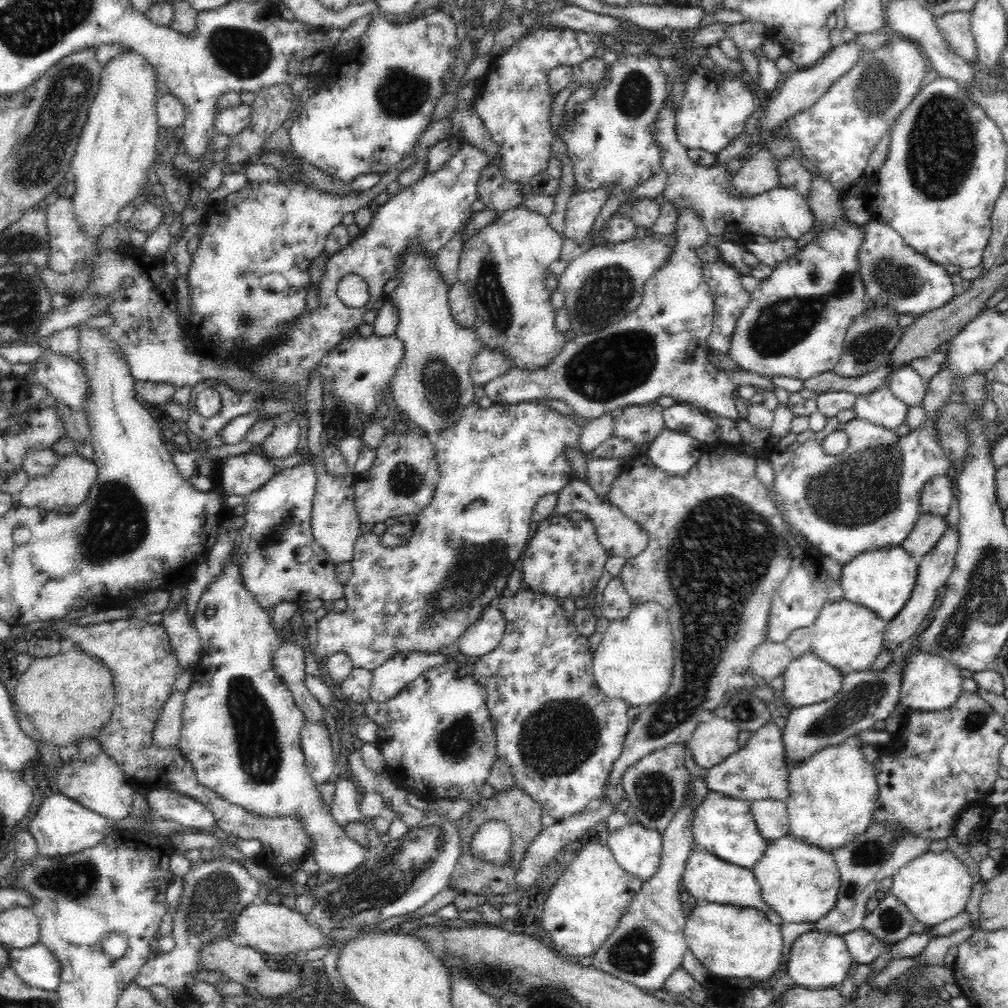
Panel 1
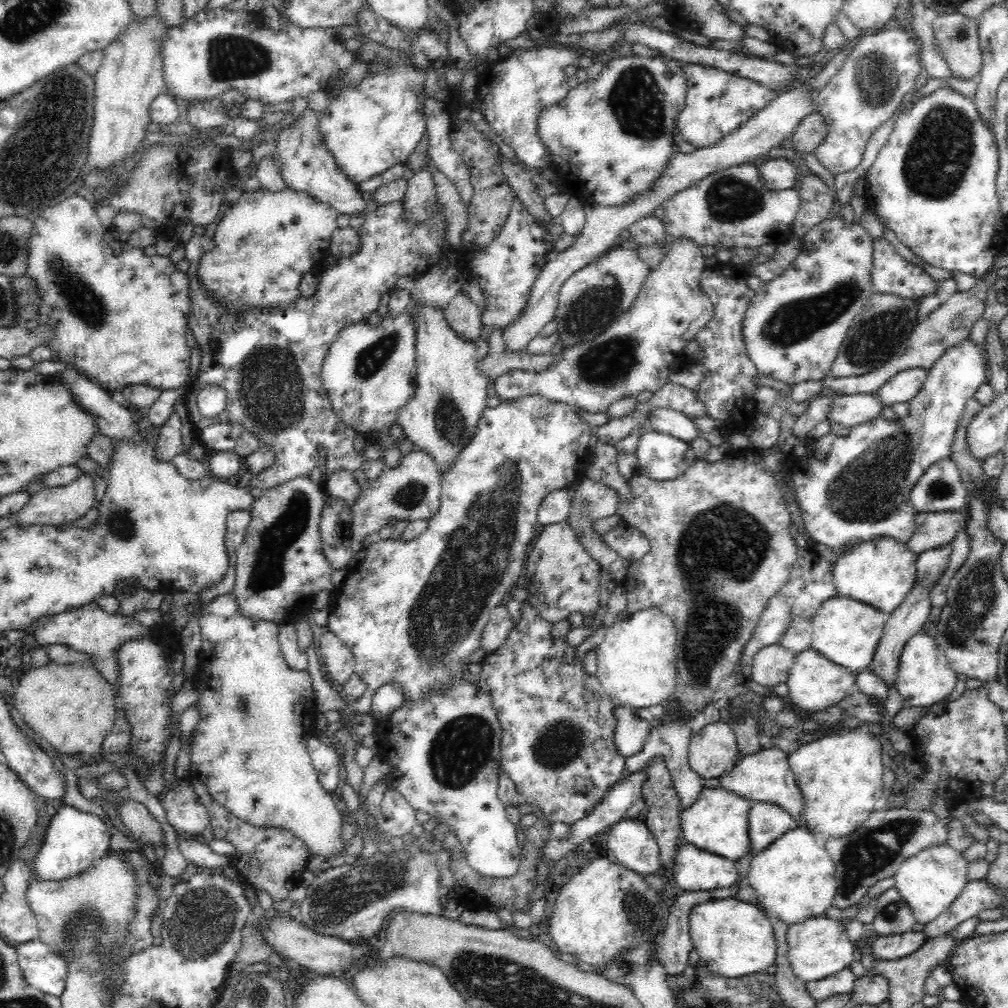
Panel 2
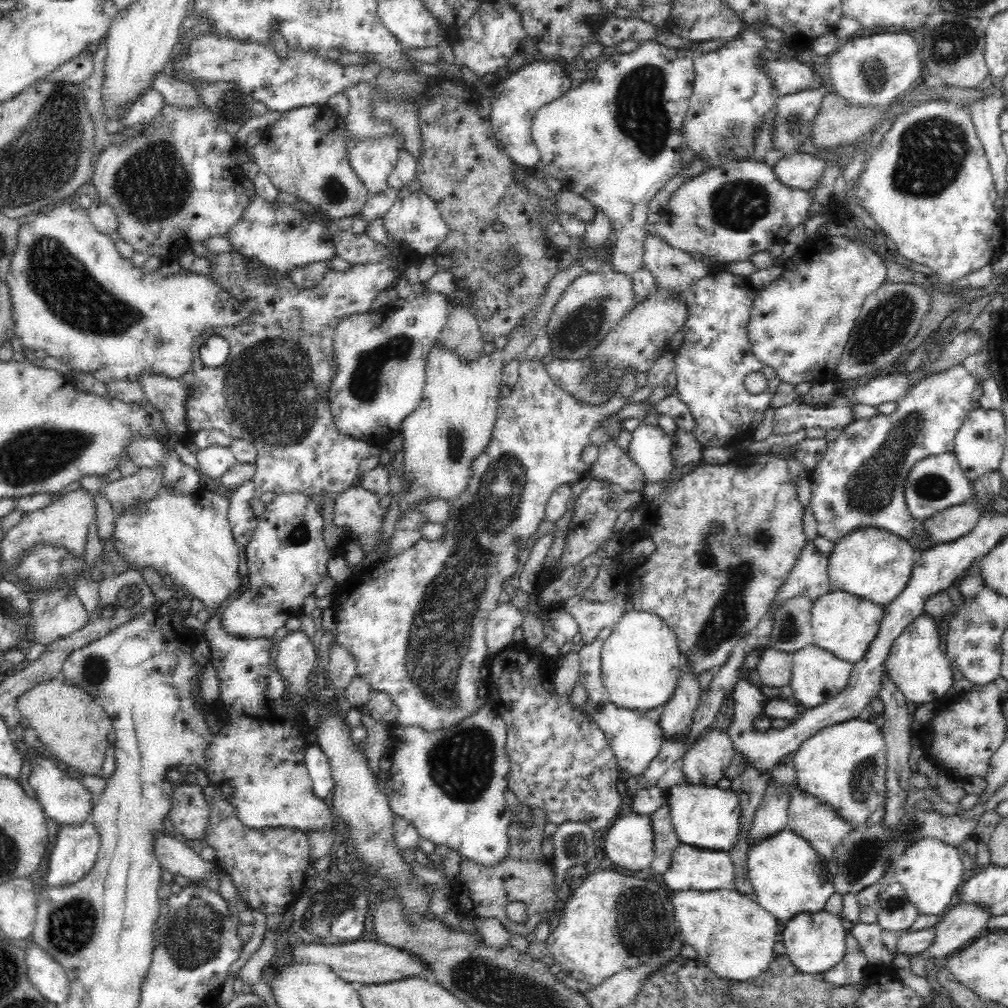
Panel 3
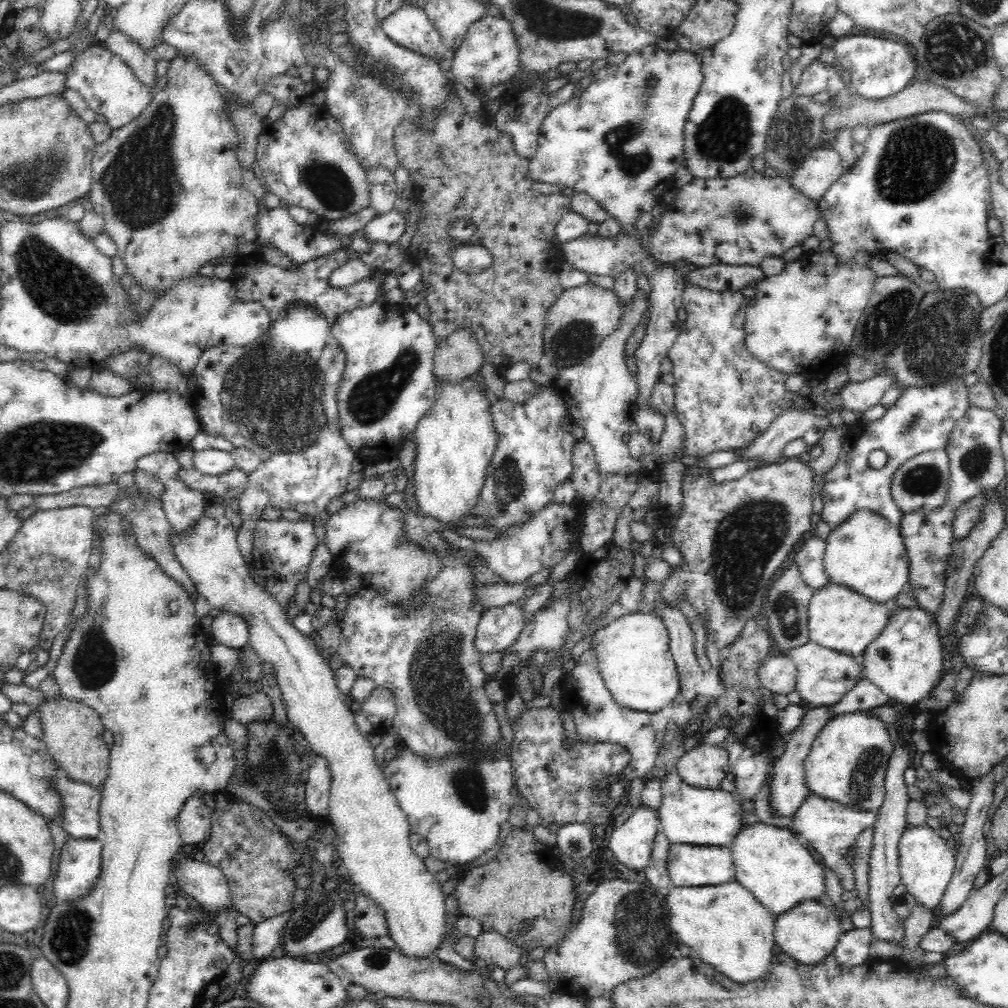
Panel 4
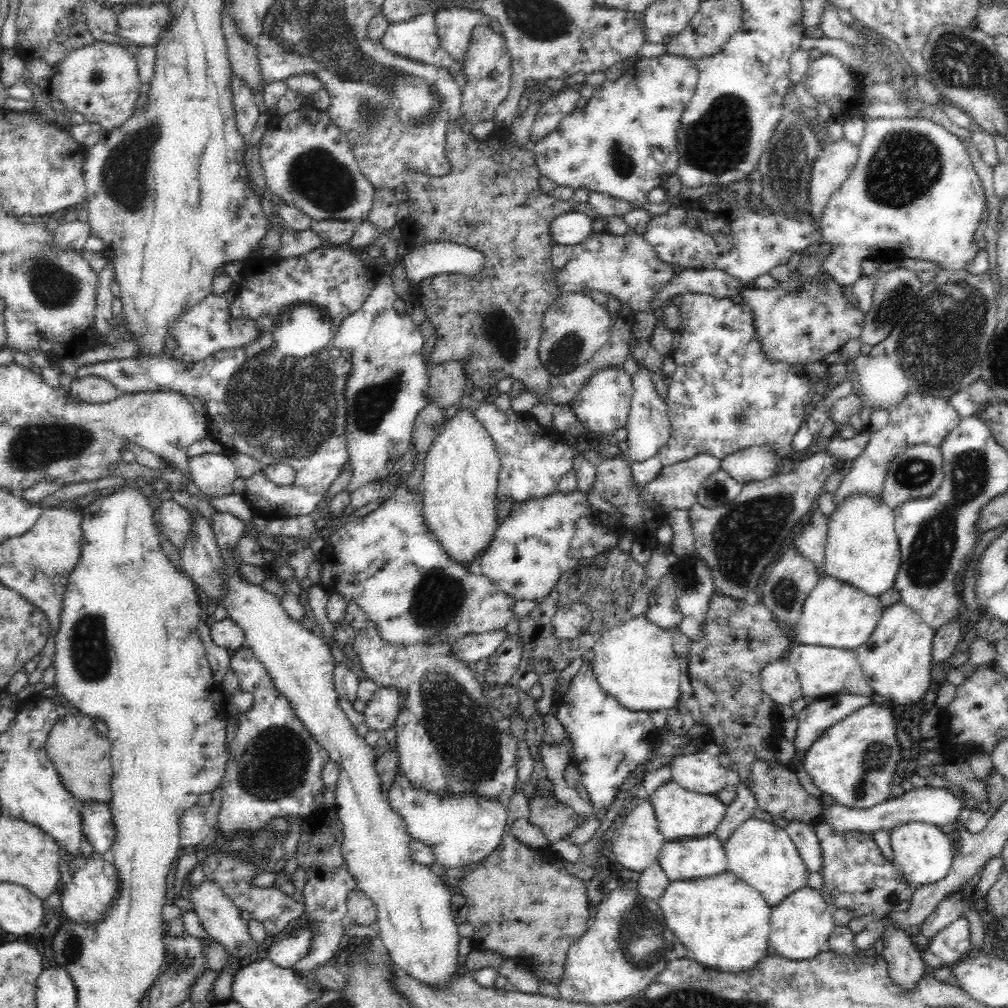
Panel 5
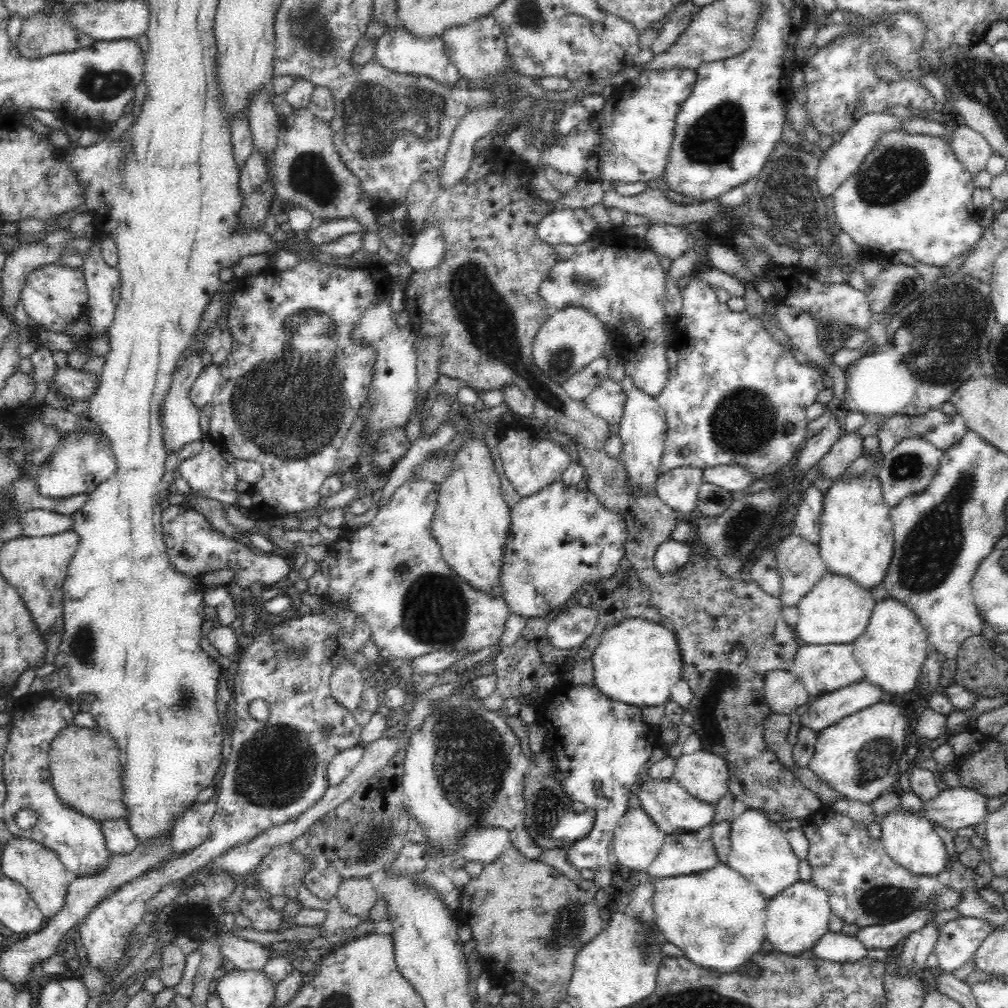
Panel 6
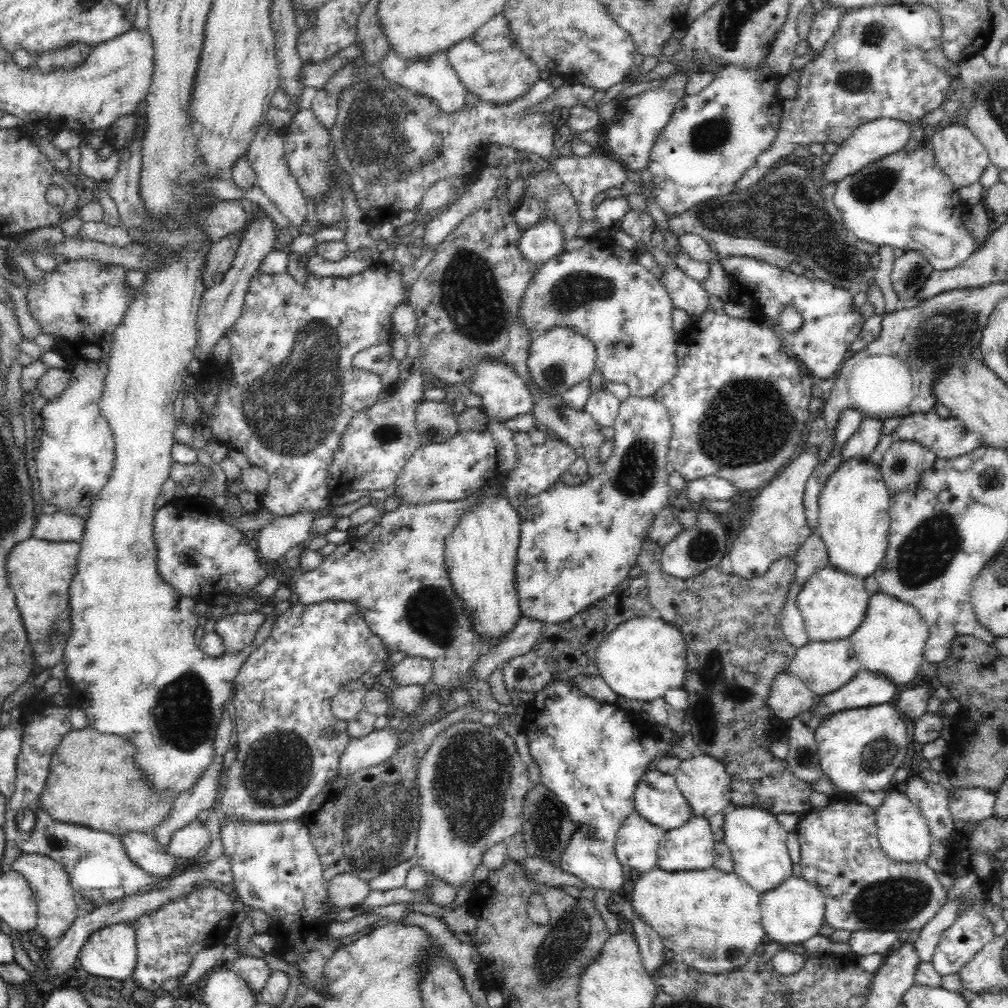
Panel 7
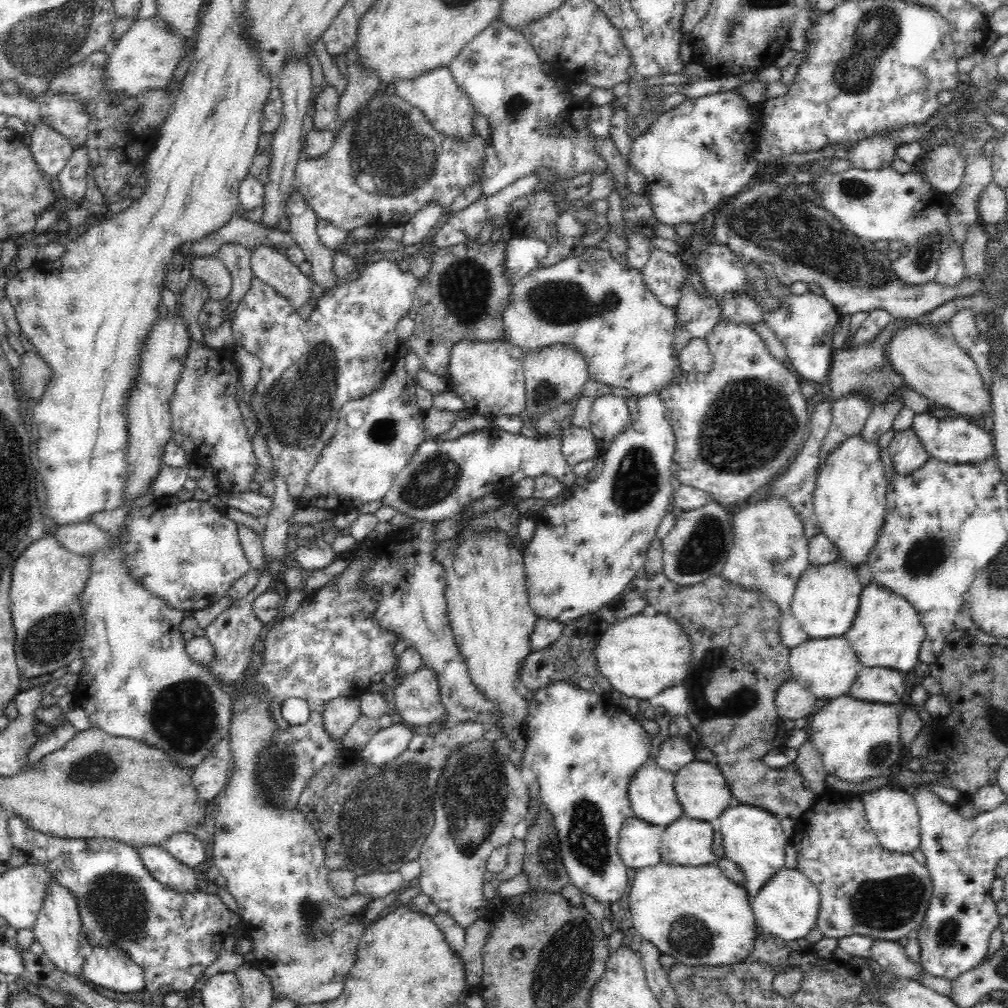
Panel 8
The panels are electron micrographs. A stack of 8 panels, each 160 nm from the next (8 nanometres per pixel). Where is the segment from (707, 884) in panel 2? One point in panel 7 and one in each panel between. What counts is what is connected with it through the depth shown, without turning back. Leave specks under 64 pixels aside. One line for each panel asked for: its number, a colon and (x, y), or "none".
3: (692, 868)
4: (688, 865)
5: (687, 858)
6: (691, 852)
7: (691, 846)

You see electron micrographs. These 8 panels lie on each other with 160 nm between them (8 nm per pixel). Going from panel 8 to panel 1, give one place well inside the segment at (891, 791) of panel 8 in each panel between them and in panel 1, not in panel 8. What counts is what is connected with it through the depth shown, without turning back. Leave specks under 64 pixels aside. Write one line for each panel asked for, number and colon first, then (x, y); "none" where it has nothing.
1: (936, 886)
2: (929, 881)
3: (930, 871)
4: (926, 864)
5: (923, 852)
6: (909, 839)
7: (902, 832)

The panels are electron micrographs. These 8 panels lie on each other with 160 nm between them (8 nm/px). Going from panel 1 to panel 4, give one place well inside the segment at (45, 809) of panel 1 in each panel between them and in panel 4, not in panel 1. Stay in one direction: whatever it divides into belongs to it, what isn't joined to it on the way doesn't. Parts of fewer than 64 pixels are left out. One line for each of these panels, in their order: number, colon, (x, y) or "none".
2: (75, 840)
3: (76, 849)
4: (80, 865)

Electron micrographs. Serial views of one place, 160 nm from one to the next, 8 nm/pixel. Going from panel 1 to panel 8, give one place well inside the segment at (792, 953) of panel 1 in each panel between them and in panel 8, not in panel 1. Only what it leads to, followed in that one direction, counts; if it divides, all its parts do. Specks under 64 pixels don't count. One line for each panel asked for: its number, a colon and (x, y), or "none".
2: (818, 946)
3: (814, 941)
4: (808, 932)
5: (800, 925)
6: (797, 916)
7: (791, 913)
8: (787, 906)

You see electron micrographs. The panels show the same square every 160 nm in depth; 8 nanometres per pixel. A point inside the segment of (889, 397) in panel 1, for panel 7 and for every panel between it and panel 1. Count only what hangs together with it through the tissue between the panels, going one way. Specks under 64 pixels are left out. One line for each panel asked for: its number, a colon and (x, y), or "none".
2: (849, 410)
3: (789, 418)
4: (766, 449)
5: (754, 464)
6: (730, 478)
7: (710, 488)

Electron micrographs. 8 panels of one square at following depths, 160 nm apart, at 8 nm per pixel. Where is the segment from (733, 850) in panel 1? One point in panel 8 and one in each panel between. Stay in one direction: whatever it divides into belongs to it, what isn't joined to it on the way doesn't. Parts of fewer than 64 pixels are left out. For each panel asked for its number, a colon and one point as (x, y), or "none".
2: (717, 821)
3: (706, 817)
4: (690, 815)
5: (680, 813)
6: (670, 806)
7: (657, 798)
8: (651, 794)

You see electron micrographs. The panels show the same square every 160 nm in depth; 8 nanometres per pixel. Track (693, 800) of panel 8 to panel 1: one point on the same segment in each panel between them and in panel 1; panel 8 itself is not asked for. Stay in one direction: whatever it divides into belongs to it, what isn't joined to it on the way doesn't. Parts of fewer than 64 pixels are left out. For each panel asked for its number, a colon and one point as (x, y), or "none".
1: (712, 742)
2: (713, 749)
3: (705, 764)
4: (704, 766)
5: (705, 772)
6: (704, 775)
7: (704, 782)

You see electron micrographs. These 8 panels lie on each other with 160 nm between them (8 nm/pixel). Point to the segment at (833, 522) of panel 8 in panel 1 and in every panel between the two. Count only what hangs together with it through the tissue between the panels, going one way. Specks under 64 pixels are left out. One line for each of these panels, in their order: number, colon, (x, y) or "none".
1: (882, 580)
2: (881, 572)
3: (869, 563)
4: (866, 553)
5: (862, 549)
6: (856, 533)
7: (853, 507)

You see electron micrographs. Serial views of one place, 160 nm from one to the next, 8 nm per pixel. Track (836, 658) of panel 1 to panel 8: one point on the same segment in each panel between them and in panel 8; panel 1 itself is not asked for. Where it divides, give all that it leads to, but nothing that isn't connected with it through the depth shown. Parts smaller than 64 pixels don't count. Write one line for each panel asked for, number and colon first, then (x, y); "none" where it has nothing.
2: (847, 632)
3: (844, 624)
4: (838, 618)
5: (836, 614)
6: (836, 610)
7: (832, 602)
8: (826, 598)

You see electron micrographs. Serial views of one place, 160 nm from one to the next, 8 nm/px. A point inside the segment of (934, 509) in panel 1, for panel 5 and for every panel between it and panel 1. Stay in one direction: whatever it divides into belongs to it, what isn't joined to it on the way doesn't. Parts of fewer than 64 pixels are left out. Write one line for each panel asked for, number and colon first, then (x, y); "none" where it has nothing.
2: (940, 489)
3: (933, 484)
4: (921, 482)
5: (916, 473)

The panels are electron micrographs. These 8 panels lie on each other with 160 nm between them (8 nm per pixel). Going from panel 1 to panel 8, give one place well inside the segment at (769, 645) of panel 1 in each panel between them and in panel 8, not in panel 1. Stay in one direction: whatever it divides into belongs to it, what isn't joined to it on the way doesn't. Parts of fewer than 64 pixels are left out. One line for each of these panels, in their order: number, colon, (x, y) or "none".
2: (771, 666)
3: (775, 667)
4: (778, 674)
5: (780, 683)
6: (784, 693)
7: (789, 697)
8: (793, 701)

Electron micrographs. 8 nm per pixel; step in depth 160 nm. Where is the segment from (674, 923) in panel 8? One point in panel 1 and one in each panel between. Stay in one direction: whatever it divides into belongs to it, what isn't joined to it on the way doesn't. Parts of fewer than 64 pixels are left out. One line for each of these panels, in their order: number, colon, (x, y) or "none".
1: (730, 941)
2: (734, 938)
3: (735, 937)
4: (724, 925)
5: (723, 923)
6: (717, 918)
7: (711, 920)

